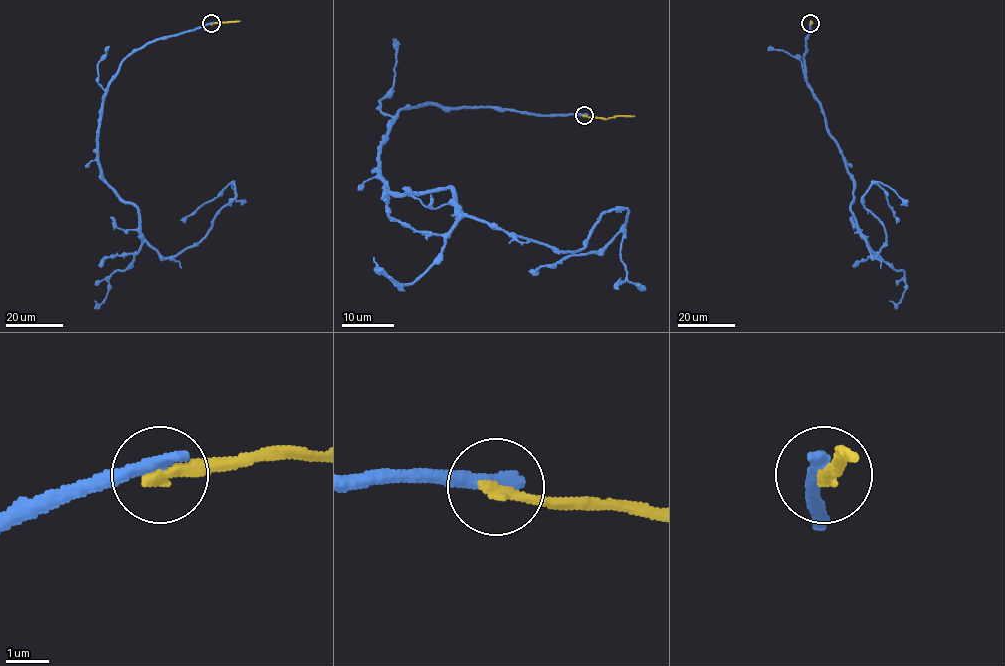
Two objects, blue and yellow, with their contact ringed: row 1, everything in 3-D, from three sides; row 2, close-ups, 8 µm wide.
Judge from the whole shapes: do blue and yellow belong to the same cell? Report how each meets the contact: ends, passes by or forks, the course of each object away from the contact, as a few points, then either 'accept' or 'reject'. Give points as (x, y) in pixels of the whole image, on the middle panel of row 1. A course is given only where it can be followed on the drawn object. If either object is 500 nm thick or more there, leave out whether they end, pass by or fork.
blue ends there; yellow ends there; blue runs (584, 116), (422, 104), (381, 144), (391, 191), (451, 188), (560, 250), (626, 209), (605, 248), (536, 270); yellow runs (584, 116), (596, 118), (635, 116); reject

